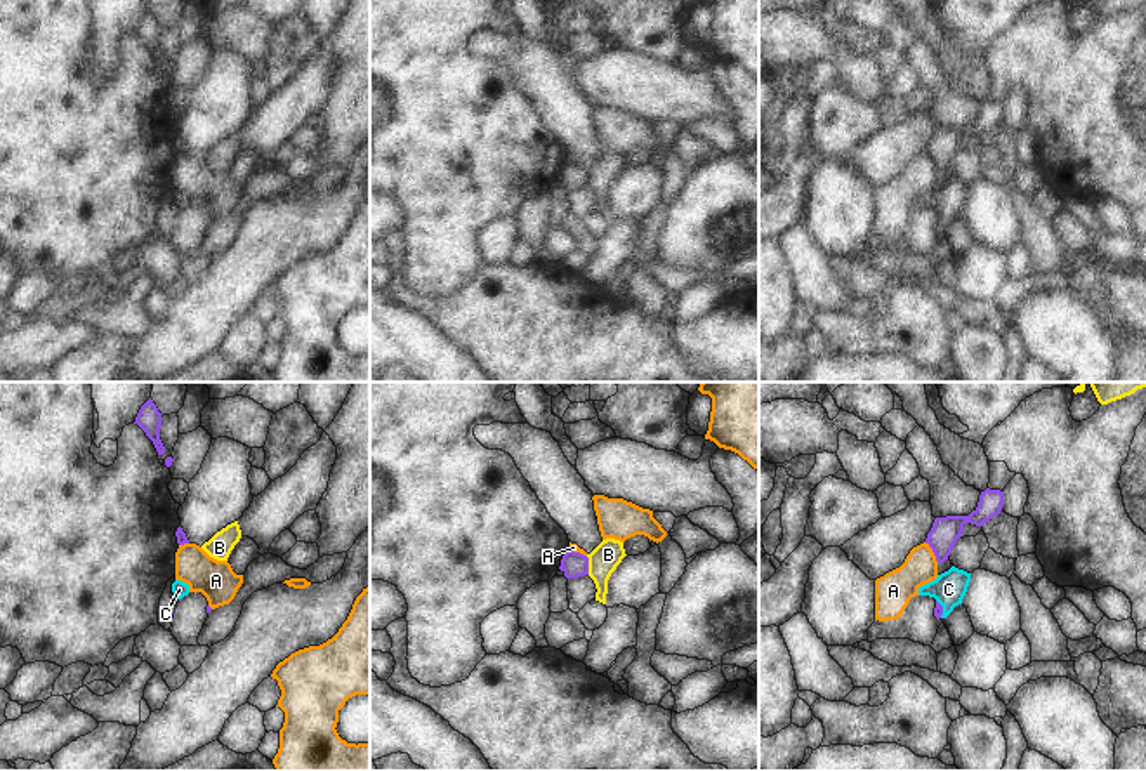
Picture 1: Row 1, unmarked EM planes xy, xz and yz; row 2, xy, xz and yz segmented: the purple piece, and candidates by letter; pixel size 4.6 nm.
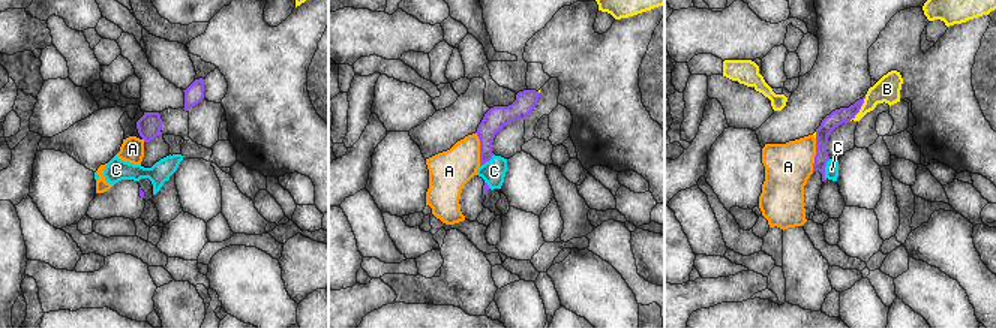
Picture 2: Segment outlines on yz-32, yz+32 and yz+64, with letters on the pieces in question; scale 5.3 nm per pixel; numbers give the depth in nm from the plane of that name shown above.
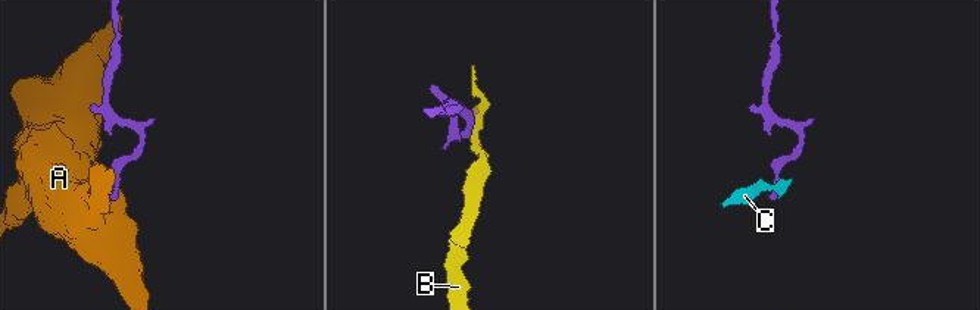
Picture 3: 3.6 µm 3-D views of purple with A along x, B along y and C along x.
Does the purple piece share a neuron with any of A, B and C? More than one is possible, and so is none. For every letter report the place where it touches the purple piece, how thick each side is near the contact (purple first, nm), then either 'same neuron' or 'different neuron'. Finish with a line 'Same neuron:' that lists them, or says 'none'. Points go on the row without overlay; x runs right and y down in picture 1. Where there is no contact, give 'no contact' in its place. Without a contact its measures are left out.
A: yz (933, 162) | 140/170 nm | different neuron
B: xz (587, 176) | 120/140 nm | different neuron
C: yz (941, 219) | 50/160 nm | different neuron
Same neuron: none

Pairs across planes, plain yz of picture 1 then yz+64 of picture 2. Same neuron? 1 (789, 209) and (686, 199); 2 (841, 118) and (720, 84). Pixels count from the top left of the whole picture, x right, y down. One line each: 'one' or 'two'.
1: two
2: one

